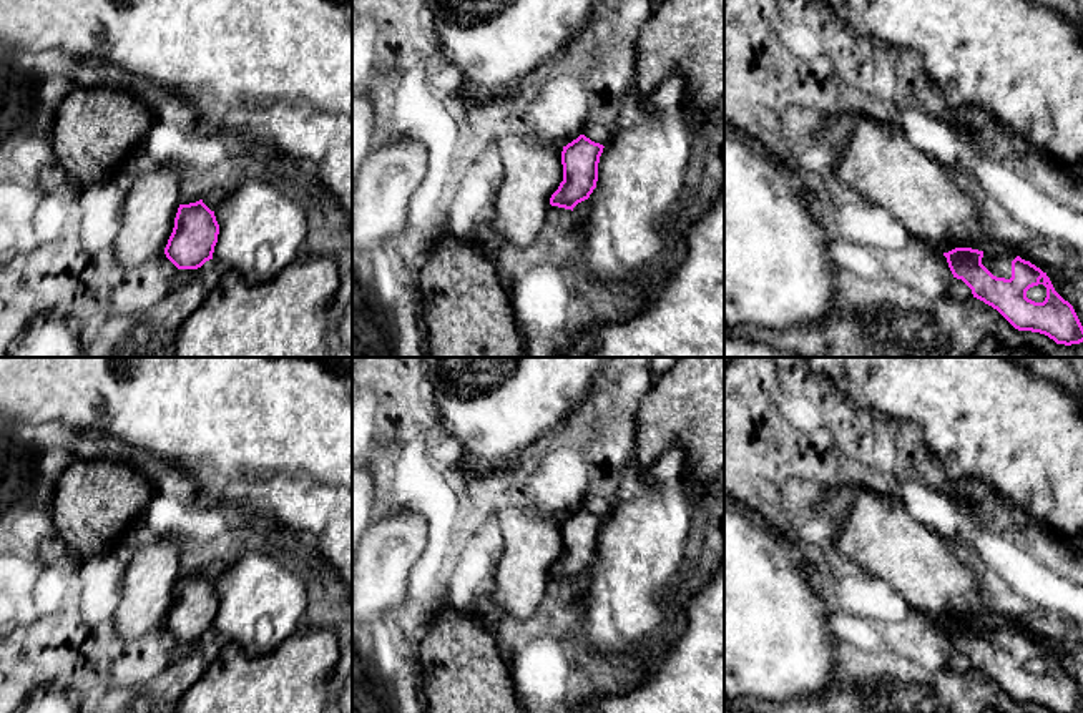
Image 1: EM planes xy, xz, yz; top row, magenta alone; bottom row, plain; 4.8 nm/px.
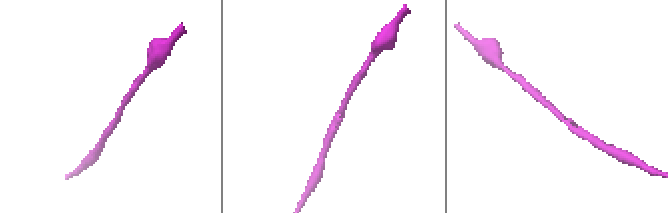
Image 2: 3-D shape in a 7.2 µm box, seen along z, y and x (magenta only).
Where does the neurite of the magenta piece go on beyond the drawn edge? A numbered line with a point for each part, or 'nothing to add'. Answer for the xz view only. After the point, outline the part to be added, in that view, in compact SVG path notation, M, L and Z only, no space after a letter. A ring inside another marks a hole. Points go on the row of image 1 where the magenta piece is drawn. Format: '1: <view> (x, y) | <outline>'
nothing to add

